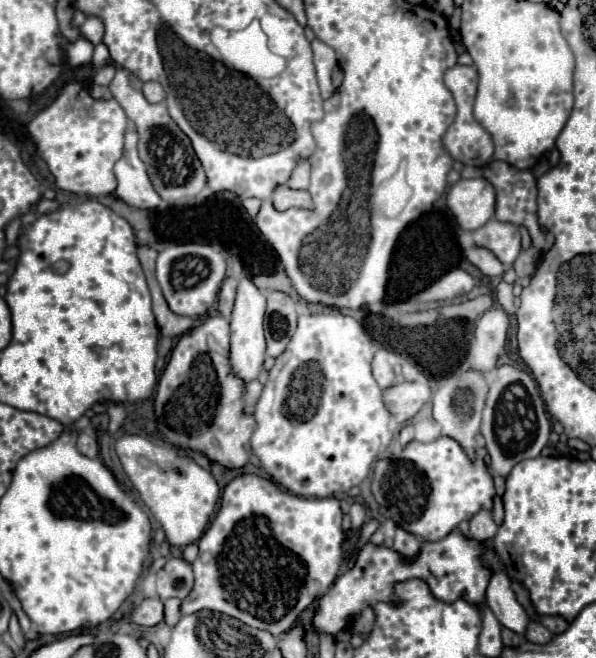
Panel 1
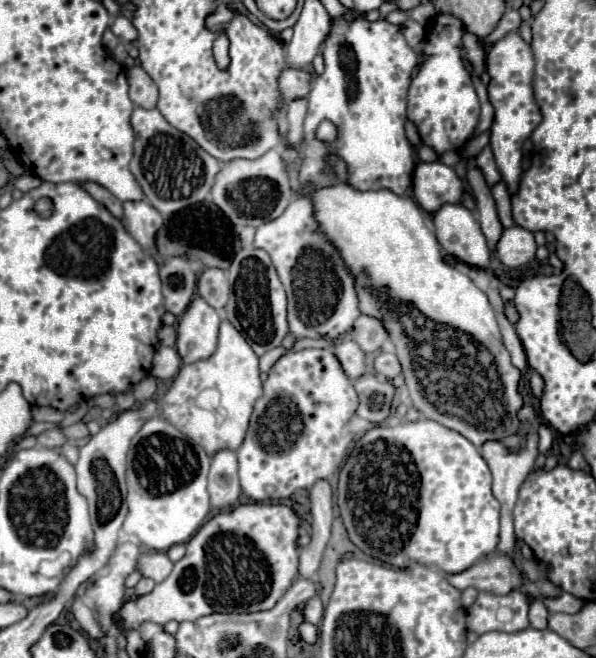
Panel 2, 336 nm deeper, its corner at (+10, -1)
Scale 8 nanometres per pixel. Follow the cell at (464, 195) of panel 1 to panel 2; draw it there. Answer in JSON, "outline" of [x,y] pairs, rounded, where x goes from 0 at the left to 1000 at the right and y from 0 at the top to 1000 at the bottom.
{"outline":[[[725,246],[701,249],[691,271],[691,292],[698,307],[715,322],[732,322],[745,310],[768,310],[779,298],[779,277],[768,271],[762,255]]]}

